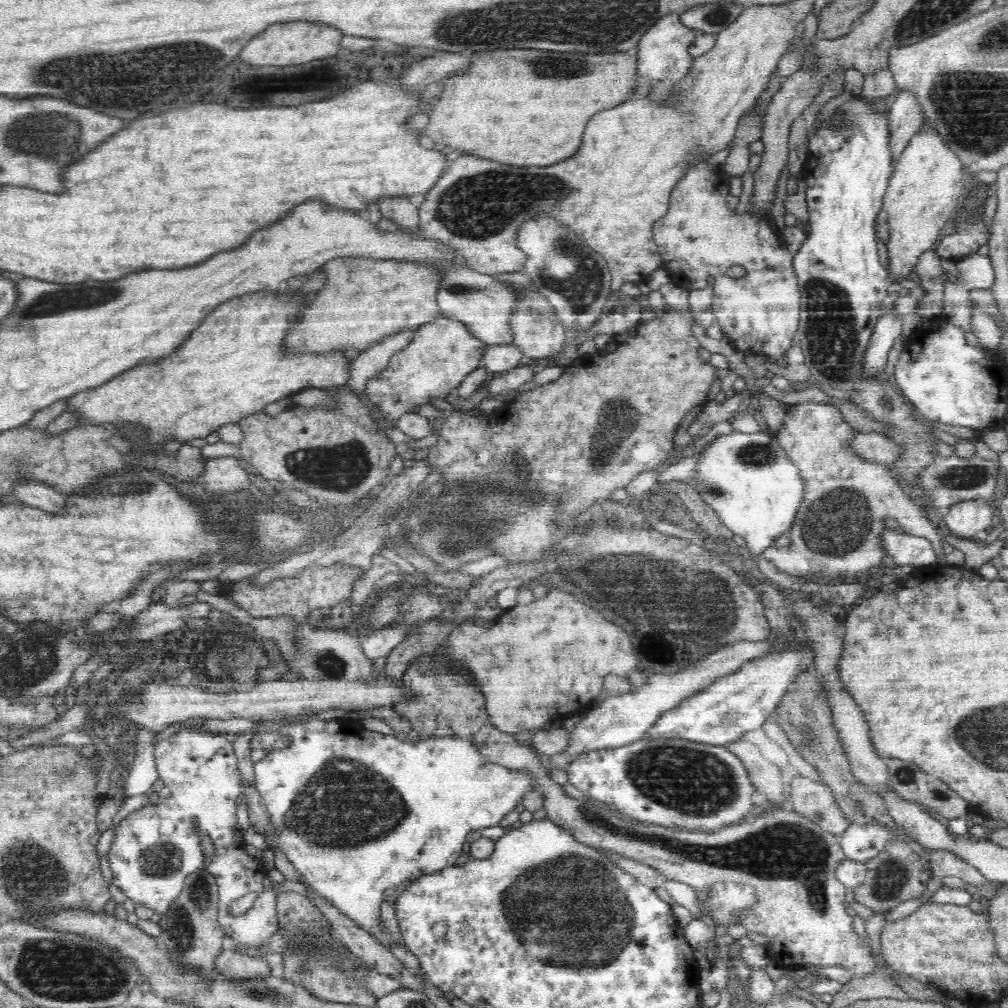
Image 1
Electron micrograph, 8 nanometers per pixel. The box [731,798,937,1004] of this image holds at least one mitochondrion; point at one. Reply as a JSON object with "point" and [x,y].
{"point":[889,881]}

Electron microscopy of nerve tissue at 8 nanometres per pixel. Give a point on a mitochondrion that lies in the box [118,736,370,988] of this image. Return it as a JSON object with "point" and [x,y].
{"point":[183,921]}

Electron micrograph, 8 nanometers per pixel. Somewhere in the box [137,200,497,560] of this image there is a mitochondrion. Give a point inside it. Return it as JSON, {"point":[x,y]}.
{"point":[342,468]}

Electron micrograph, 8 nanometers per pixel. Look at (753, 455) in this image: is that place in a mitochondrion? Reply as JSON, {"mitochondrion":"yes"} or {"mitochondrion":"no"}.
{"mitochondrion":"yes"}

